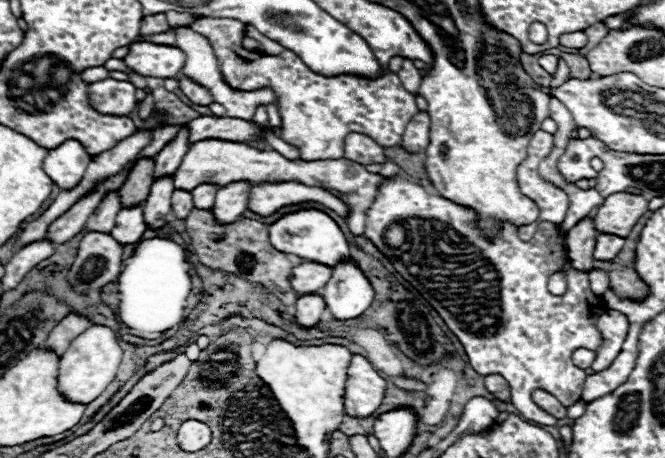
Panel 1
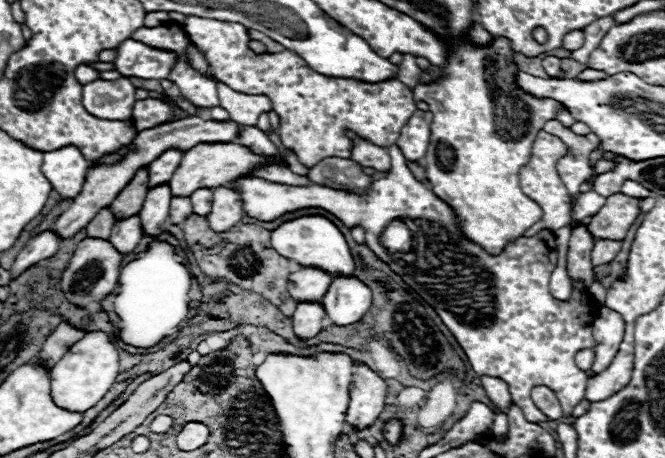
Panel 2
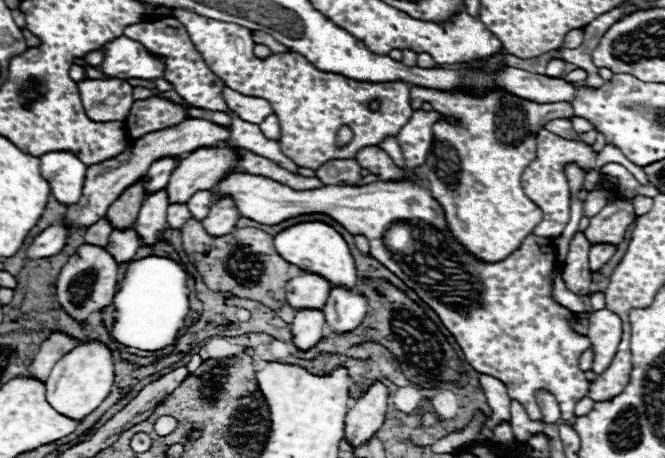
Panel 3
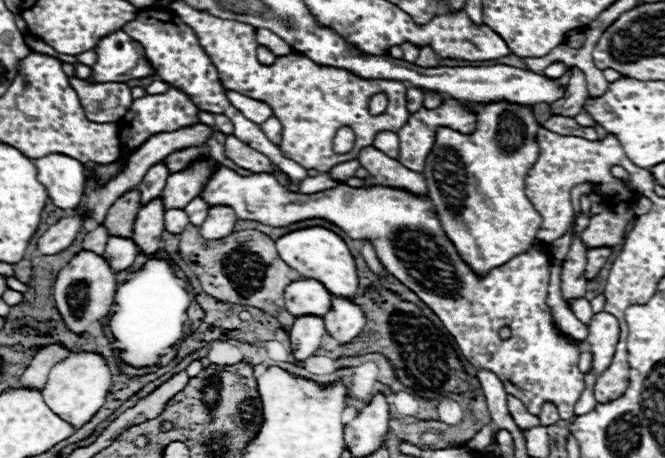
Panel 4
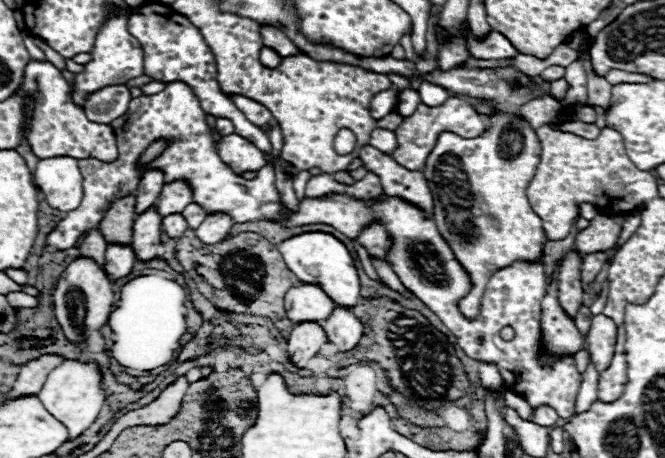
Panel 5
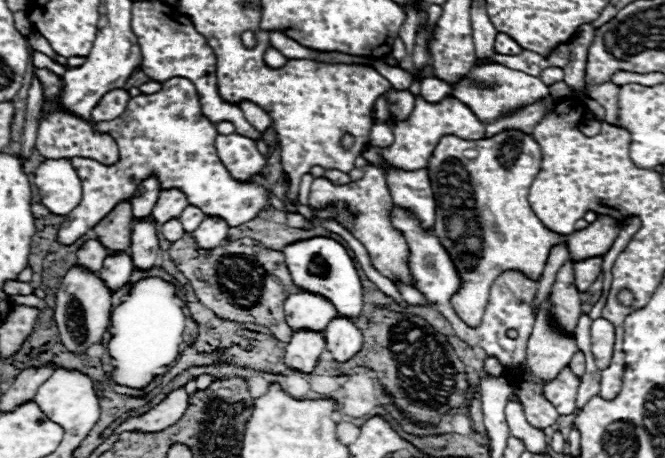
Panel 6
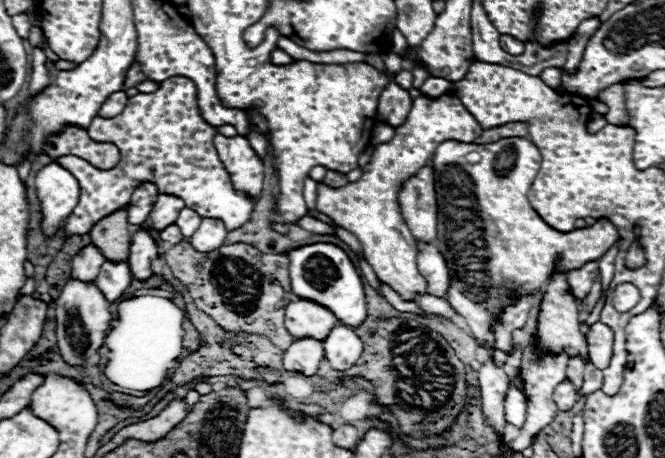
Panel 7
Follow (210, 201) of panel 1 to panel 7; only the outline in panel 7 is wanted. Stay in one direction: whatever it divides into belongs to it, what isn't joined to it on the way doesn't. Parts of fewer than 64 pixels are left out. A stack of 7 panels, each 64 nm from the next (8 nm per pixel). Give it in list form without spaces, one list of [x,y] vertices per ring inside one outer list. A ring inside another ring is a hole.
[[[192,208],[180,210],[178,220],[176,220],[176,224],[180,226],[180,230],[182,230],[182,234],[184,234],[186,238],[190,238],[190,236],[196,232],[196,228],[200,226],[200,222],[202,222],[200,214],[196,214]]]

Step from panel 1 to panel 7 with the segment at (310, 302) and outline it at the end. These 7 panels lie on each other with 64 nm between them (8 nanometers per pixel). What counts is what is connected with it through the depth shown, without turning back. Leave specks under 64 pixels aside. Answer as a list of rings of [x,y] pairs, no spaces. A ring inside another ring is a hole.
[[[298,338],[284,352],[284,368],[290,372],[302,372],[304,376],[314,376],[322,358],[324,358],[324,344],[320,340]]]

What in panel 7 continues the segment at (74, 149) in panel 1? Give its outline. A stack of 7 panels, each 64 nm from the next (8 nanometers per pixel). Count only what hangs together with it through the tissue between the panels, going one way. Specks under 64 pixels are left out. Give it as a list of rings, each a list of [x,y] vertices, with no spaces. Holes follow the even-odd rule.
[[[52,160],[36,172],[36,190],[42,204],[40,210],[44,214],[42,230],[46,234],[54,234],[58,224],[66,220],[78,204],[78,180],[68,170],[62,170],[56,160]]]

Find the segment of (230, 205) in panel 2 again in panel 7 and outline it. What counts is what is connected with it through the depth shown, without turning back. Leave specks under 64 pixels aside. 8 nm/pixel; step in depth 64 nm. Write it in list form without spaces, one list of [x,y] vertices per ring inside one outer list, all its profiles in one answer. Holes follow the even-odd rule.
[[[206,218],[200,222],[200,228],[196,234],[192,234],[190,242],[198,252],[212,252],[224,244],[228,230],[224,228],[222,222],[216,222],[212,218]]]

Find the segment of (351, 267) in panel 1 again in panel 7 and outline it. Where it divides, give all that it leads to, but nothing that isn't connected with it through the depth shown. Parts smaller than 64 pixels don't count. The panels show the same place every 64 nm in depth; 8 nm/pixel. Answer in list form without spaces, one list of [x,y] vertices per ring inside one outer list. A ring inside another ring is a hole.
[[[334,326],[324,340],[324,356],[334,370],[348,370],[362,354],[362,340],[350,326]]]

